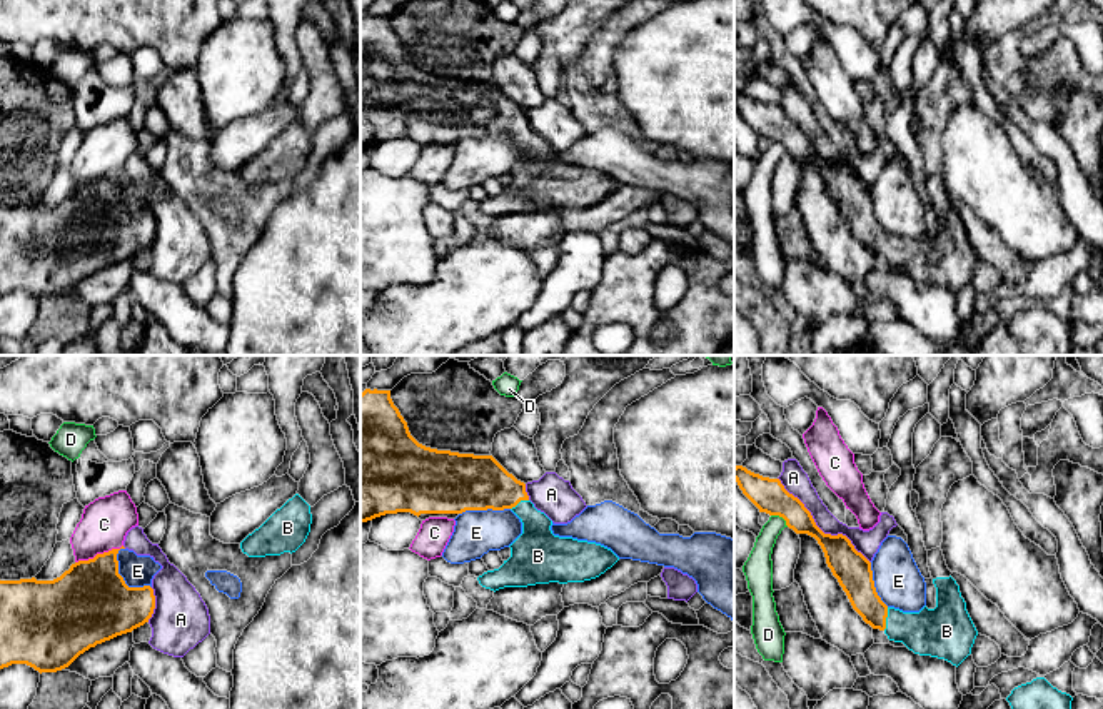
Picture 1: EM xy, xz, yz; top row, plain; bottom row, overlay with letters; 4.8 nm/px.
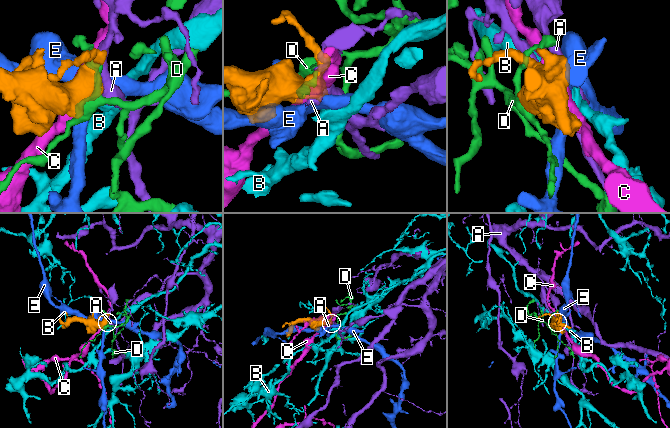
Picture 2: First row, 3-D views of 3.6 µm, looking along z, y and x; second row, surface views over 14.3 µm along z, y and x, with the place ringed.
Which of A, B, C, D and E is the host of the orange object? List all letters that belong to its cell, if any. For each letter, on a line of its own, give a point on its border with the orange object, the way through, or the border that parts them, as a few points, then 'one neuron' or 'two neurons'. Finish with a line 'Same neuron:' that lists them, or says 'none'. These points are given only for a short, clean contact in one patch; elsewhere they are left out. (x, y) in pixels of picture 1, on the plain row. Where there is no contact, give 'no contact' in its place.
A: yz (818, 154) | two neurons
B: yz (885, 246) | across yz (855, 204), (863, 224), (885, 246), (921, 259), (935, 259) | one neuron
C: xy (99, 181) | two neurons
D: yz (781, 142) | along yz (771, 140), (778, 140), (788, 152) | two neurons
E: xy (122, 204) | two neurons
Same neuron: B

